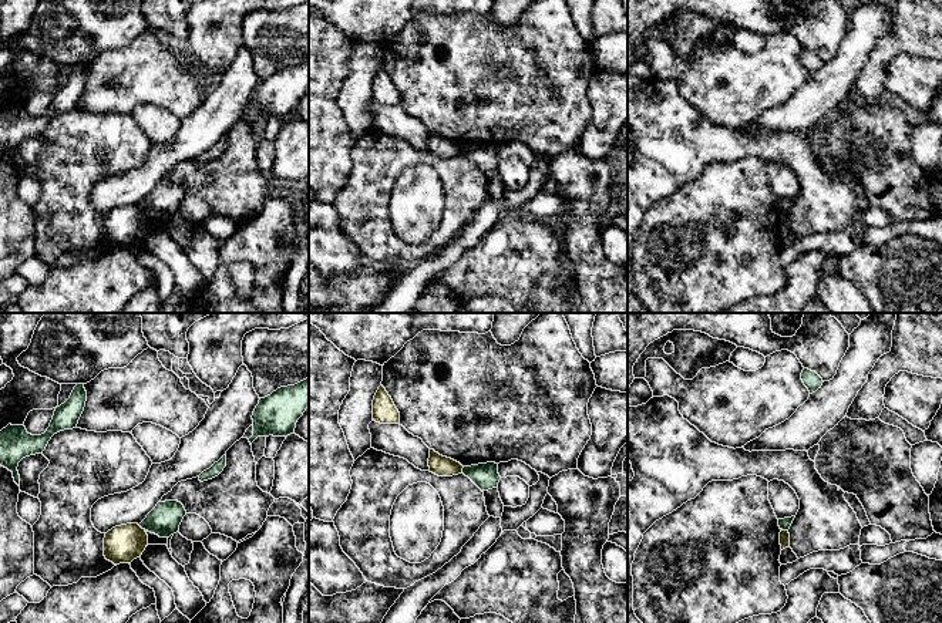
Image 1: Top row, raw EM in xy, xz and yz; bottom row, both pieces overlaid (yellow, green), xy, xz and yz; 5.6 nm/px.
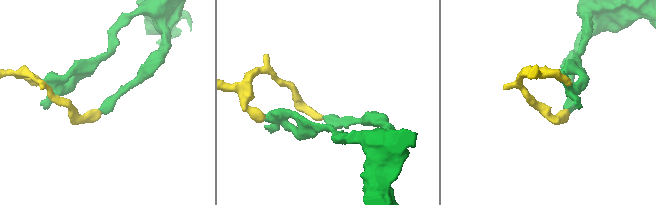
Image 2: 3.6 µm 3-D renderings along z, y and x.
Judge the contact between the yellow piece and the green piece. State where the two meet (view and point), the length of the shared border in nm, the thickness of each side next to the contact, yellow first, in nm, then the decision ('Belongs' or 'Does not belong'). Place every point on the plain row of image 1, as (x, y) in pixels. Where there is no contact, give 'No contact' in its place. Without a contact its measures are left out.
Touches yellow at xy (141, 209). Shared border 50 nm. Thickness 220 nm (yellow) against 180 nm. Does not belong

